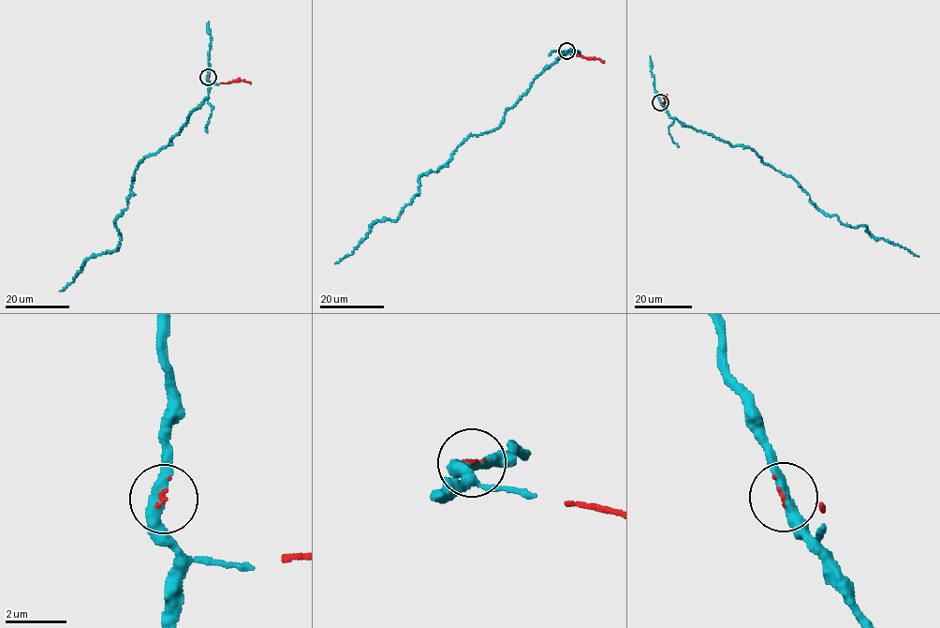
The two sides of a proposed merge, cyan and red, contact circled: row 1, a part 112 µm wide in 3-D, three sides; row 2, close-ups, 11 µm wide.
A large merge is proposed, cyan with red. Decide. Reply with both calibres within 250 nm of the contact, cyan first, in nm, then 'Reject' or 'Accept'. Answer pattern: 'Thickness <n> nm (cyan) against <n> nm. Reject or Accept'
Thickness 360 nm (cyan) against 80 nm. Accept

